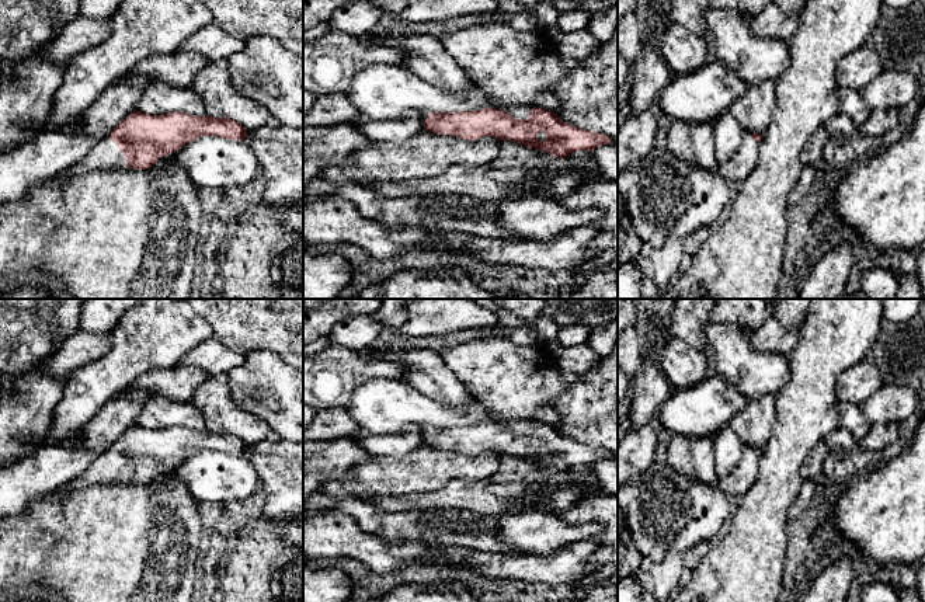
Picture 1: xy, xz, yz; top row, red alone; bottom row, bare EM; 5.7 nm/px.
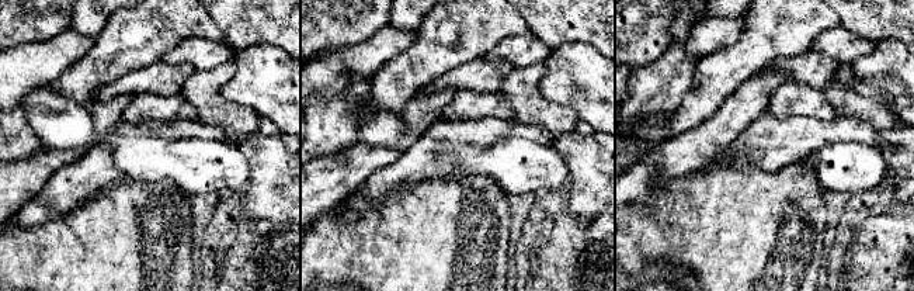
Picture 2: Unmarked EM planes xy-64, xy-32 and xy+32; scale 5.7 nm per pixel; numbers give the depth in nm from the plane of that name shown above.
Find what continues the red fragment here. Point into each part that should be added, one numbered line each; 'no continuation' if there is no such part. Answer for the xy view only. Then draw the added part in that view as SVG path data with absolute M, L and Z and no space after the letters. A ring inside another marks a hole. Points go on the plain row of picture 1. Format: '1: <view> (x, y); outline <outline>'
1: xy (104, 469); outline M109 450L98 455L80 477L67 481L60 488L67 493L101 483L128 483L125 469L109 453Z

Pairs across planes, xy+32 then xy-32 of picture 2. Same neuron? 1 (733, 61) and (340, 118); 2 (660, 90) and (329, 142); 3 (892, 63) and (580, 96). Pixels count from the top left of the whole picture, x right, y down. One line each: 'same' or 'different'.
1: different
2: same
3: same

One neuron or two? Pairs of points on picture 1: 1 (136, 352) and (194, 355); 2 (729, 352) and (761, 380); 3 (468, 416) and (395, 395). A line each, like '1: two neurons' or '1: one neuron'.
1: two neurons
2: one neuron
3: one neuron

